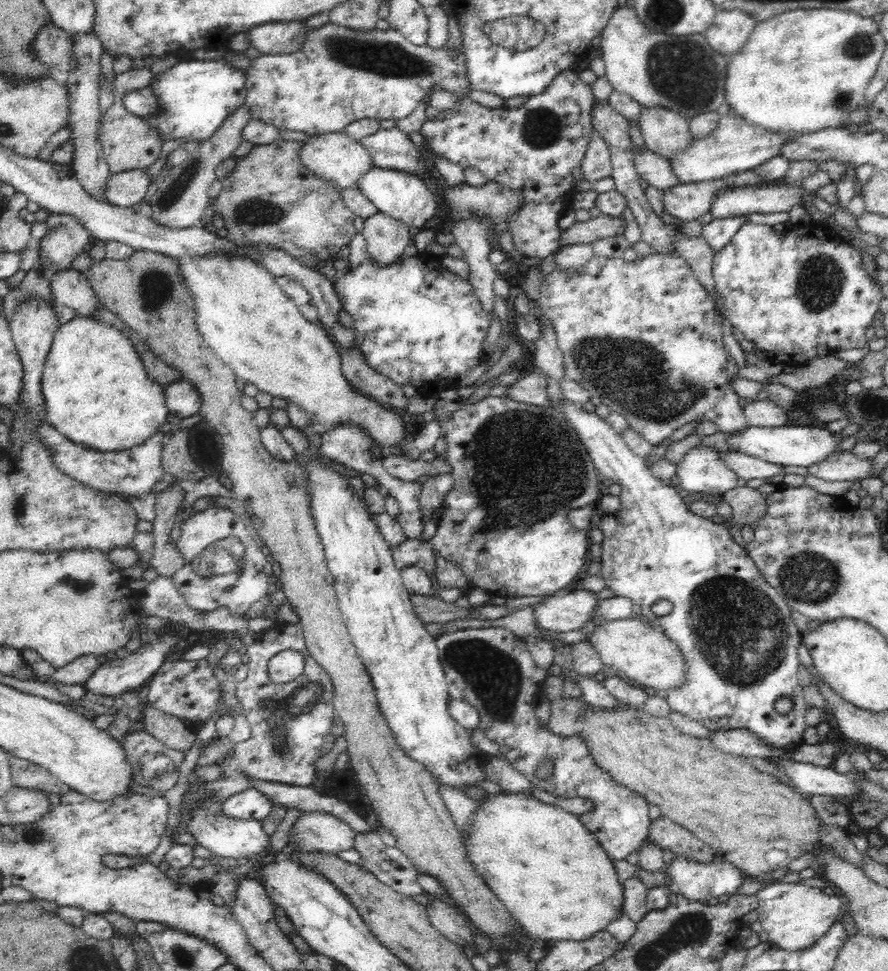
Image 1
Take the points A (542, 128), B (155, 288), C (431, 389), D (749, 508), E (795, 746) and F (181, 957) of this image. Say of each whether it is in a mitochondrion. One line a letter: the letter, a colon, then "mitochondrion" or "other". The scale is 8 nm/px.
A: mitochondrion
B: mitochondrion
C: other
D: mitochondrion
E: other
F: mitochondrion

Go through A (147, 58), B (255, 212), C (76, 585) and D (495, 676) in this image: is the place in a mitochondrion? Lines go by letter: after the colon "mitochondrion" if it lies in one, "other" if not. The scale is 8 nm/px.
A: other
B: mitochondrion
C: mitochondrion
D: mitochondrion

